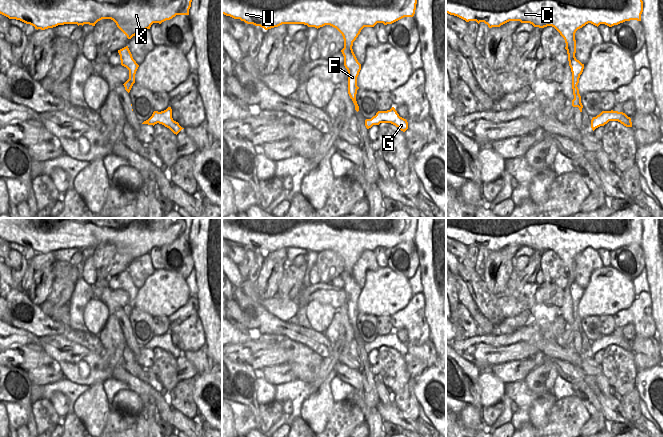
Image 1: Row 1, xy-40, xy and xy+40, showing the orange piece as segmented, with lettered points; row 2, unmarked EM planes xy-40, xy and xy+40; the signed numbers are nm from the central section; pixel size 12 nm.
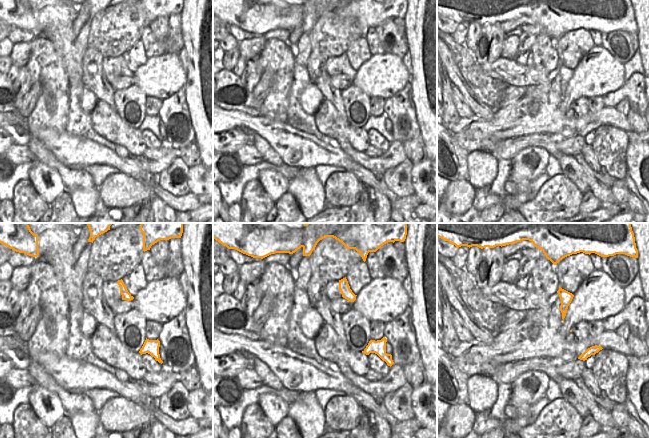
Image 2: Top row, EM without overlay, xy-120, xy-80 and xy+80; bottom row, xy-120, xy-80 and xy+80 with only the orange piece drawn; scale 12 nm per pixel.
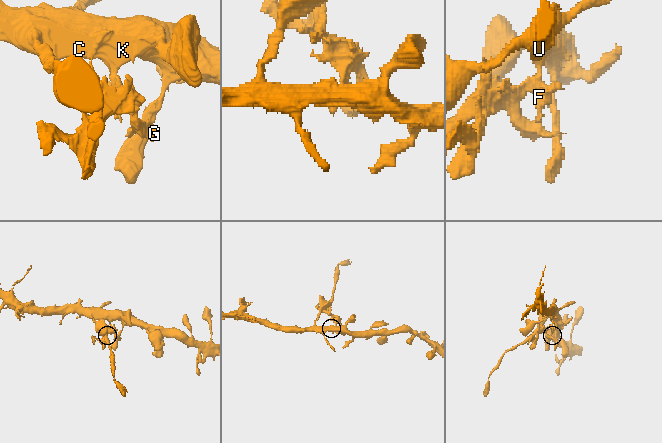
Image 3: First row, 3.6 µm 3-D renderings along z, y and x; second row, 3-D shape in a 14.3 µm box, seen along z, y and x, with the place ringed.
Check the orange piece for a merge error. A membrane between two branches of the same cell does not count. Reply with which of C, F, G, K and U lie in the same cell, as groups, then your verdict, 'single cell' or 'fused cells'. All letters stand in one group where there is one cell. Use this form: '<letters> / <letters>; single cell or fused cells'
C F G K U; single cell

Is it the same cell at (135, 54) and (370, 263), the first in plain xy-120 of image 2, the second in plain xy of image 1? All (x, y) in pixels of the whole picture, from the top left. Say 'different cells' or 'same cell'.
same cell

